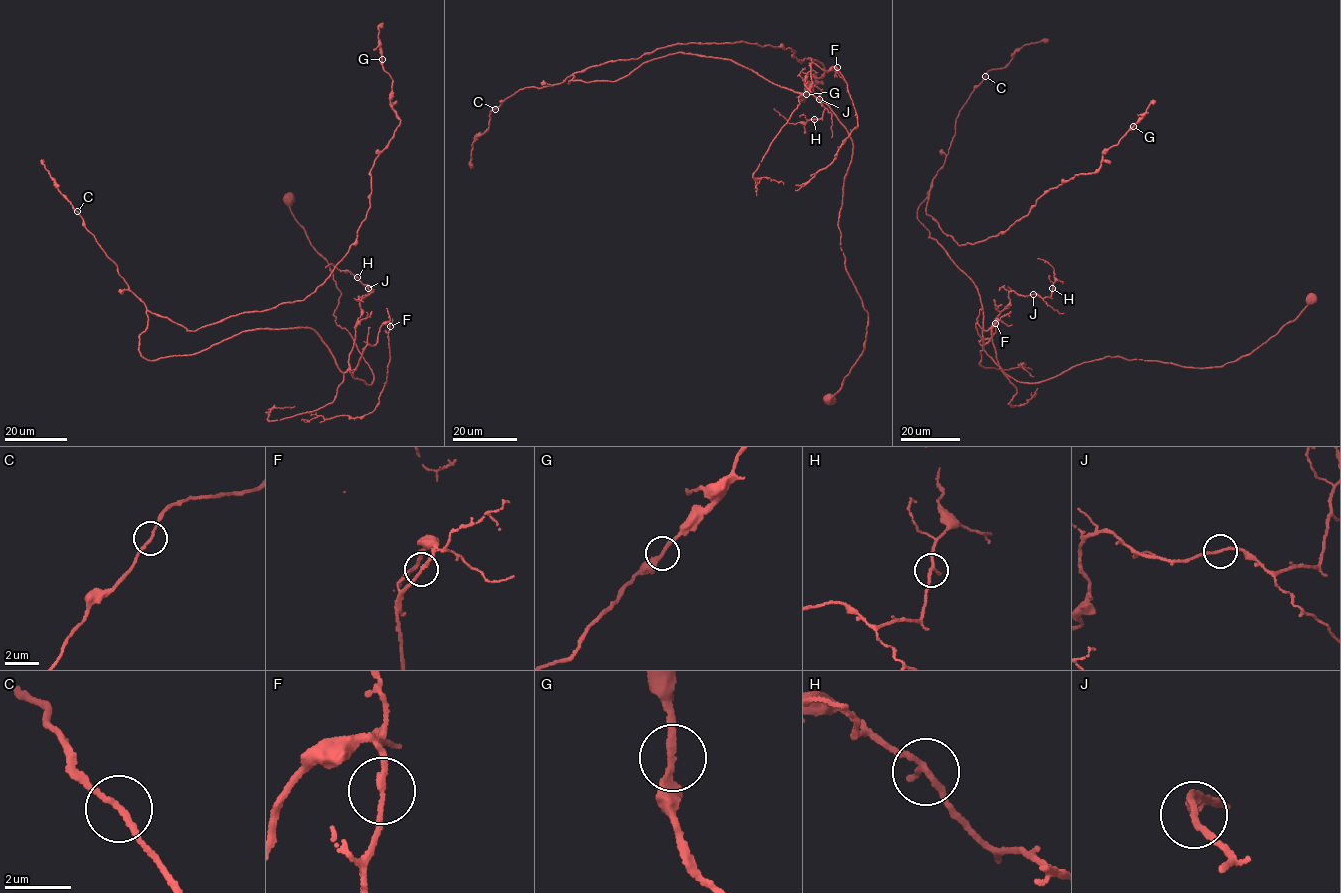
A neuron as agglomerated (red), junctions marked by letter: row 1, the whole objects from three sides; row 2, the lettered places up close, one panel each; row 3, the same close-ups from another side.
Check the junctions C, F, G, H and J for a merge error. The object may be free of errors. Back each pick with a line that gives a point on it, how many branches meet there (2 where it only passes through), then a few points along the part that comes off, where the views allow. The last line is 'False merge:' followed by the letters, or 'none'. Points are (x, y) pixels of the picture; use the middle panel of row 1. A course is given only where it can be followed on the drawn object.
False merge: none

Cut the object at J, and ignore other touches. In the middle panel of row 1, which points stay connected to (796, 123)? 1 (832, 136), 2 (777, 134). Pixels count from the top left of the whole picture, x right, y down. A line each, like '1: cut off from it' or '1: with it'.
1: with it
2: cut off from it

